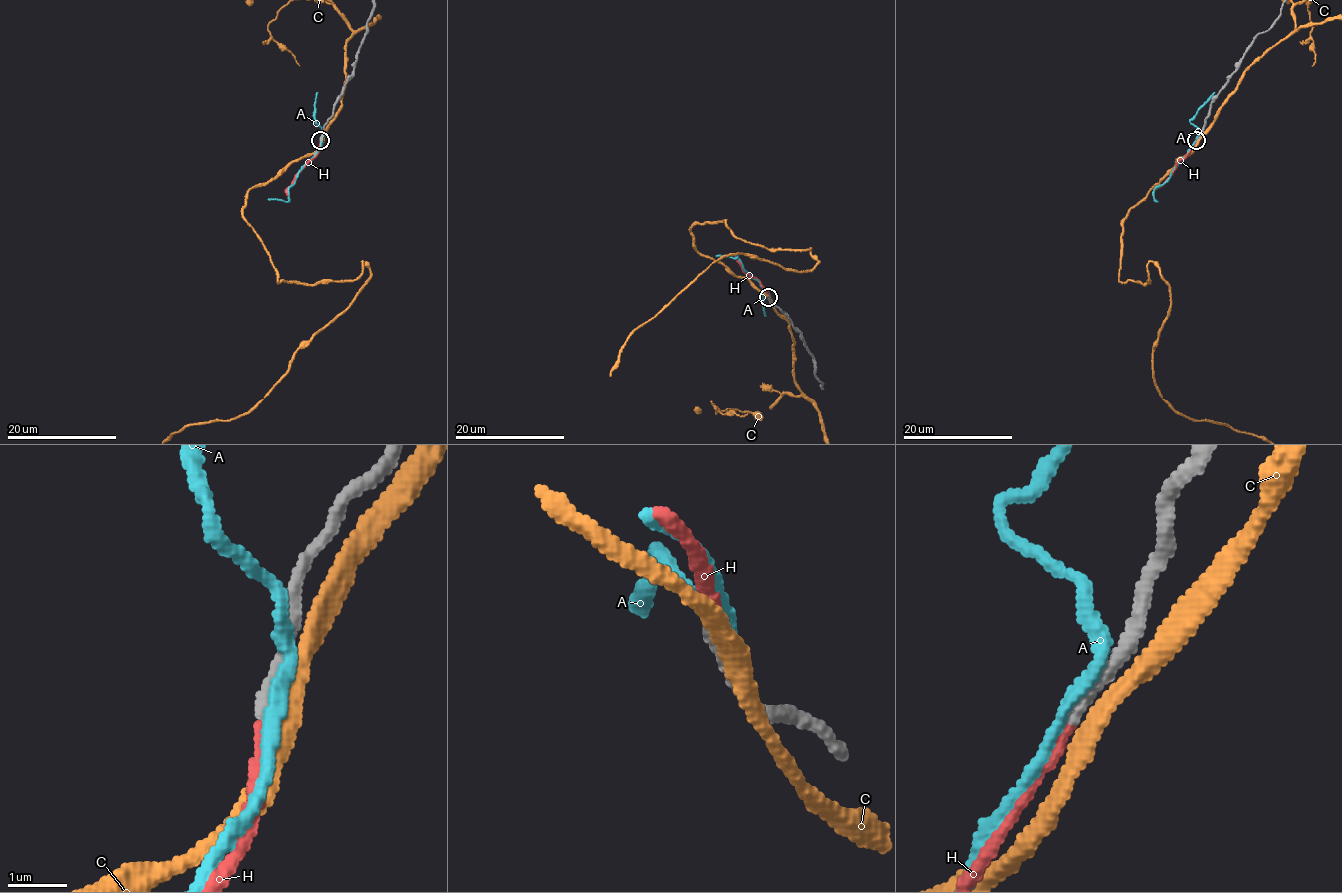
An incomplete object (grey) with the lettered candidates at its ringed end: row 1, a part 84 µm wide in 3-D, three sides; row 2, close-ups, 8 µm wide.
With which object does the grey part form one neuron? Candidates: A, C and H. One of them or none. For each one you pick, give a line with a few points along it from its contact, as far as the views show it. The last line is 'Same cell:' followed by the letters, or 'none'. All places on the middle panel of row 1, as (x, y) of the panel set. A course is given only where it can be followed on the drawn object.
H: via (768, 297), (768, 292), (743, 270), (735, 254)
Same cell: H

